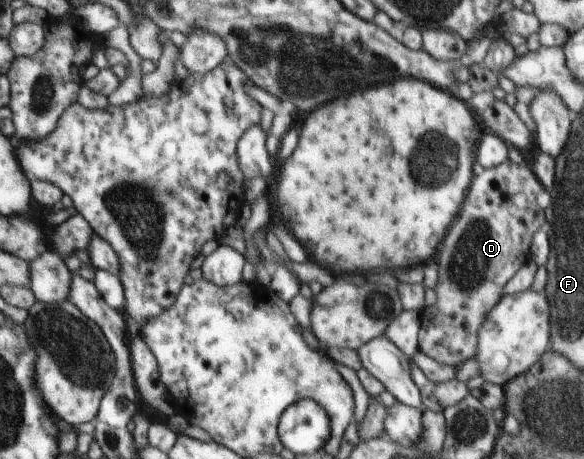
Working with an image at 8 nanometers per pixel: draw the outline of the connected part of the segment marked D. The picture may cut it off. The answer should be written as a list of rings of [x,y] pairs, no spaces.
[[[505,161],[490,169],[479,169],[470,185],[459,218],[452,222],[448,238],[438,260],[438,282],[434,286],[436,300],[432,306],[422,309],[423,320],[417,335],[418,351],[439,364],[454,368],[475,357],[478,328],[486,314],[498,303],[506,282],[516,274],[528,256],[528,246],[538,228],[544,223],[544,212],[536,204],[536,194],[542,190],[538,180],[528,168],[520,168],[514,162]]]

